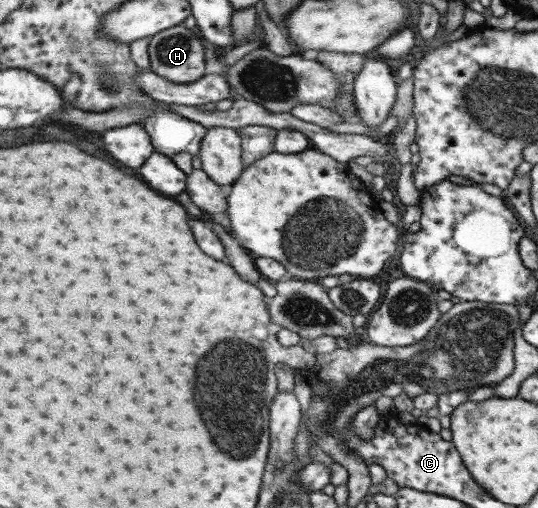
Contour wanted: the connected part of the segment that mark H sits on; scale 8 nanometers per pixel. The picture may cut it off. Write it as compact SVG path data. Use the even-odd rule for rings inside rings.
M184 24L150 39L151 70L177 84L189 84L205 76L205 46Z

